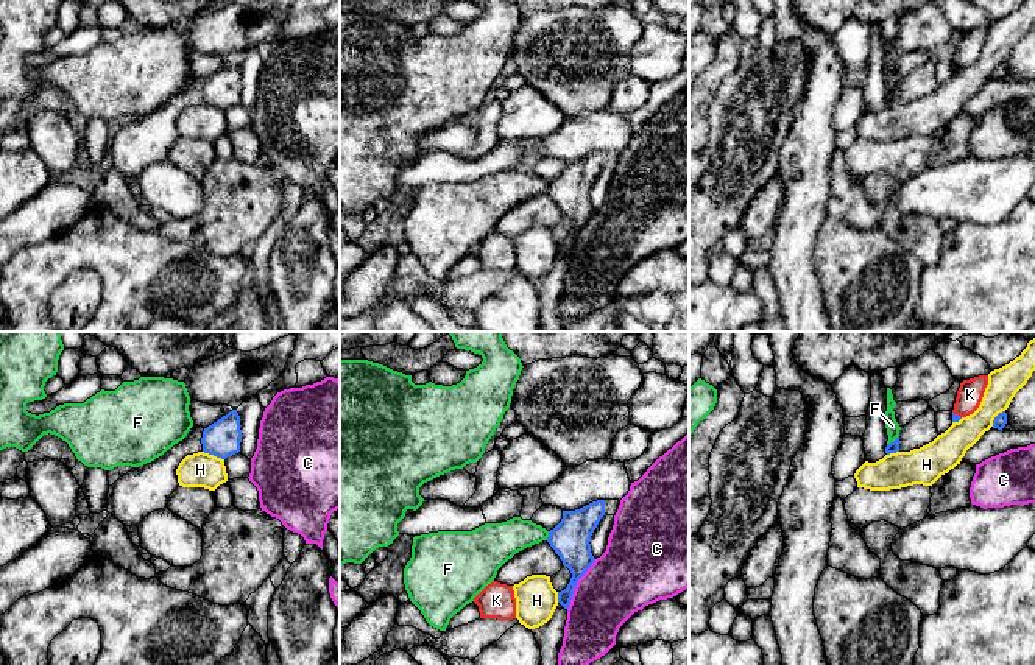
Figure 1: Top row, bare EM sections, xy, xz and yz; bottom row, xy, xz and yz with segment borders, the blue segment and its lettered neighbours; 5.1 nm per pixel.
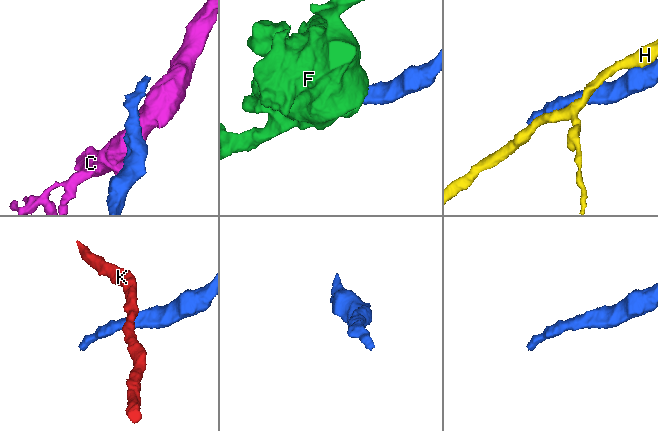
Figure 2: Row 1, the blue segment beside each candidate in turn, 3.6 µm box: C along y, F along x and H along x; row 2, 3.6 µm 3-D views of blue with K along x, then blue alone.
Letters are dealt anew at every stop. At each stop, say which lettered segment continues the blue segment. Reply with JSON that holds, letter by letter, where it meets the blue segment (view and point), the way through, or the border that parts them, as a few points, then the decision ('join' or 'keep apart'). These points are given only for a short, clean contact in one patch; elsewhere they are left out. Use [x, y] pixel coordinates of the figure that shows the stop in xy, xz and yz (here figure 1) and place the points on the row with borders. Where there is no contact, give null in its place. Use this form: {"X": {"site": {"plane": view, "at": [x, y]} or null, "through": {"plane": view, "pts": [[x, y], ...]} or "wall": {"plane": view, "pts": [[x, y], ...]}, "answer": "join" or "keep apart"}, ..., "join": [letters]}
{"C": {"site": {"plane": "xz", "at": [575, 584]}, "answer": "keep apart"}, "F": {"site": {"plane": "yz", "at": [893, 441]}, "wall": {"plane": "yz", "pts": [[898, 435], [887, 444]]}, "answer": "keep apart"}, "H": {"site": {"plane": "xy", "at": [214, 455]}, "answer": "keep apart"}, "K": {"site": {"plane": "yz", "at": [956, 415]}, "wall": {"plane": "yz", "pts": [[953, 411], [960, 418]]}, "answer": "keep apart"}, "join": []}

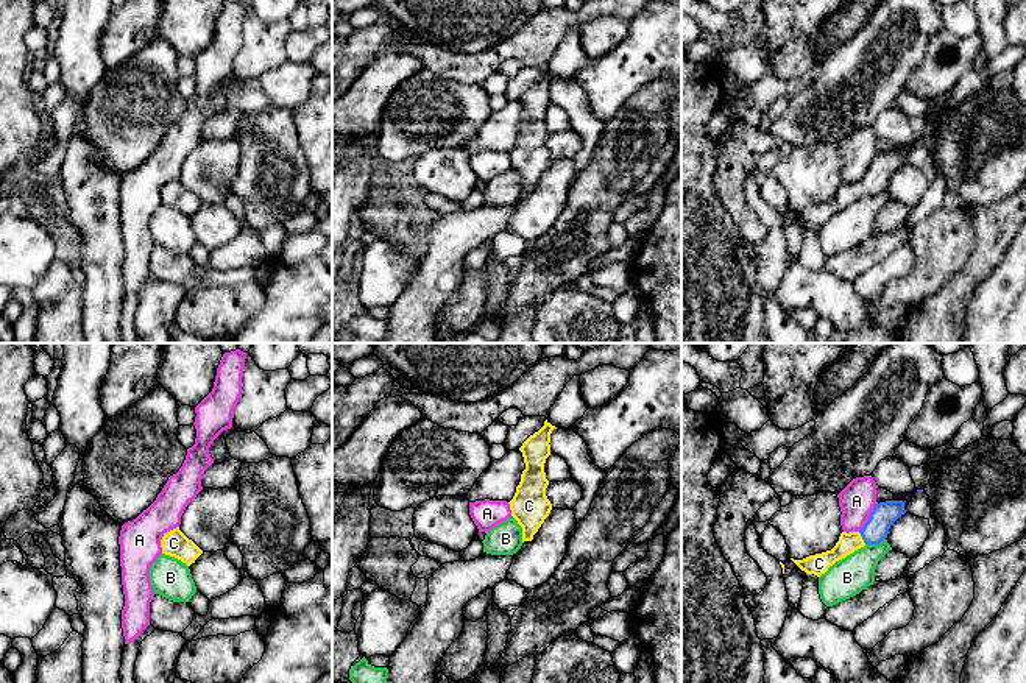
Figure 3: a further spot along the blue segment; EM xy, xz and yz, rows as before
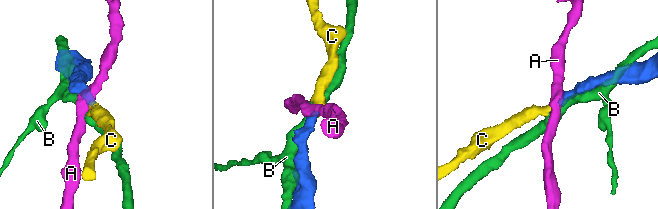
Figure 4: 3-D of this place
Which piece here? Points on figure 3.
{"A": {"site": {"plane": "yz", "at": [870, 516]}, "wall": {"plane": "yz", "pts": [[877, 502], [869, 520], [858, 530]]}, "answer": "keep apart"}, "B": {"site": {"plane": "yz", "at": [875, 543]}, "answer": "keep apart"}, "C": {"site": {"plane": "yz", "at": [863, 538]}, "through": {"plane": "yz", "pts": [[875, 530], [863, 538], [849, 543]]}, "answer": "join"}, "join": ["C"]}

